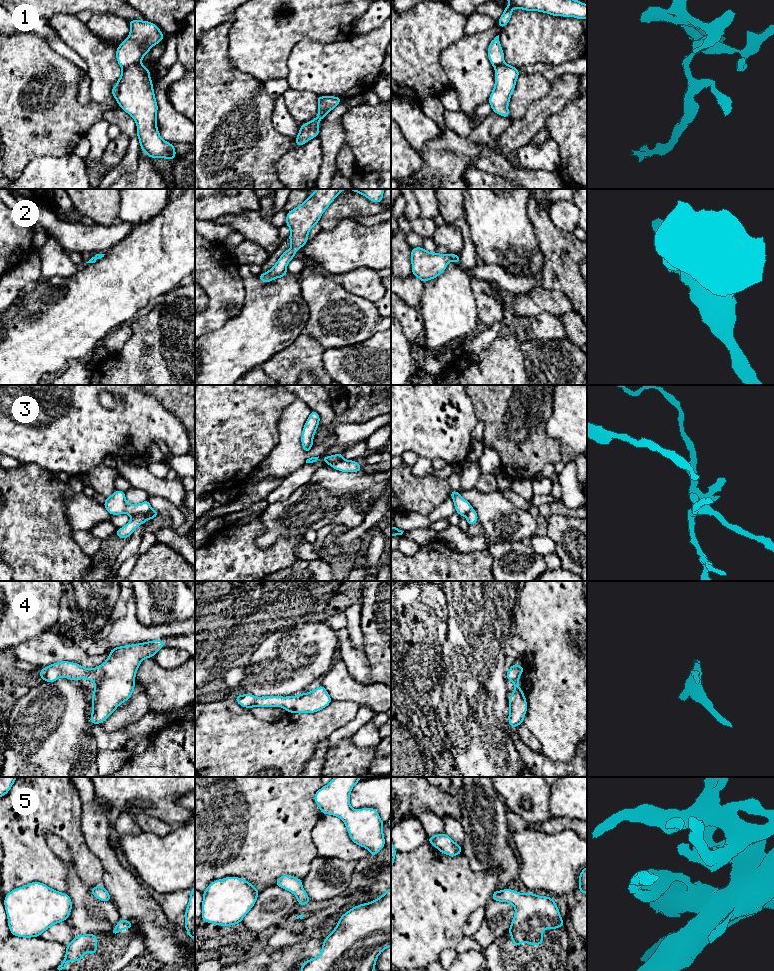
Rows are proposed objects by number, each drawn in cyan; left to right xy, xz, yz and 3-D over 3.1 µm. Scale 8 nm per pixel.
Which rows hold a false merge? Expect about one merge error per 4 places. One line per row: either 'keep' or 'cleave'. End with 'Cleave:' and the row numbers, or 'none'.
1: cleave
2: keep
3: cleave
4: keep
5: keep
Cleave: 1, 3

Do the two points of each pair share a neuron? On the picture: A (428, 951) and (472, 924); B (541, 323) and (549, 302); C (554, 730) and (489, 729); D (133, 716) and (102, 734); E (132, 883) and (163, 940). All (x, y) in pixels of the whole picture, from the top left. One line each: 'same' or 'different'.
A: different
B: different
C: different
D: different
E: same

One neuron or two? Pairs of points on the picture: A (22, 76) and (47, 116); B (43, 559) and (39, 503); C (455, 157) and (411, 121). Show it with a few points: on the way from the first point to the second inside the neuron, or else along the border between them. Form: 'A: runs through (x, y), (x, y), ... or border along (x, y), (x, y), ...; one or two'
A: runs through (32, 87), (42, 92), (42, 105); one
B: runs through (41, 545), (41, 517); one
C: runs through (444, 152), (422, 132); one

